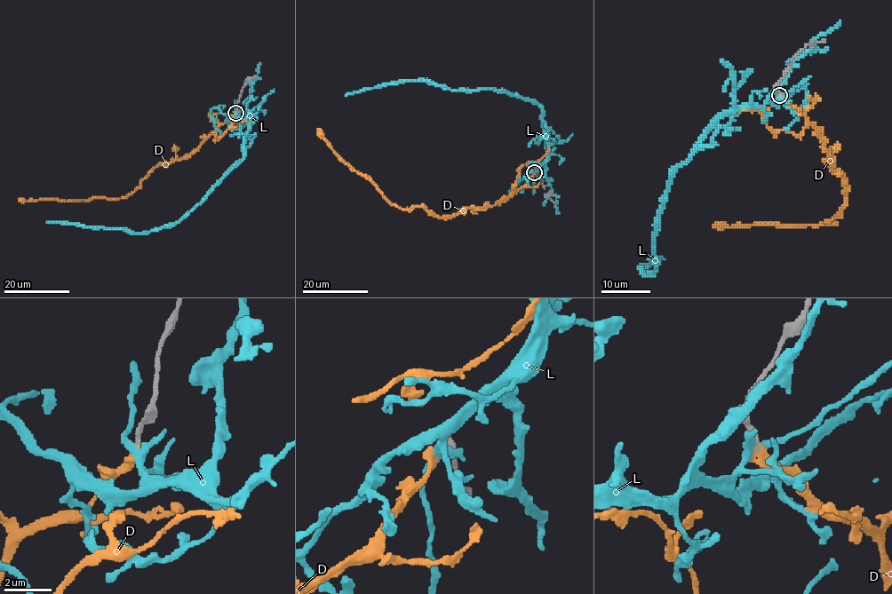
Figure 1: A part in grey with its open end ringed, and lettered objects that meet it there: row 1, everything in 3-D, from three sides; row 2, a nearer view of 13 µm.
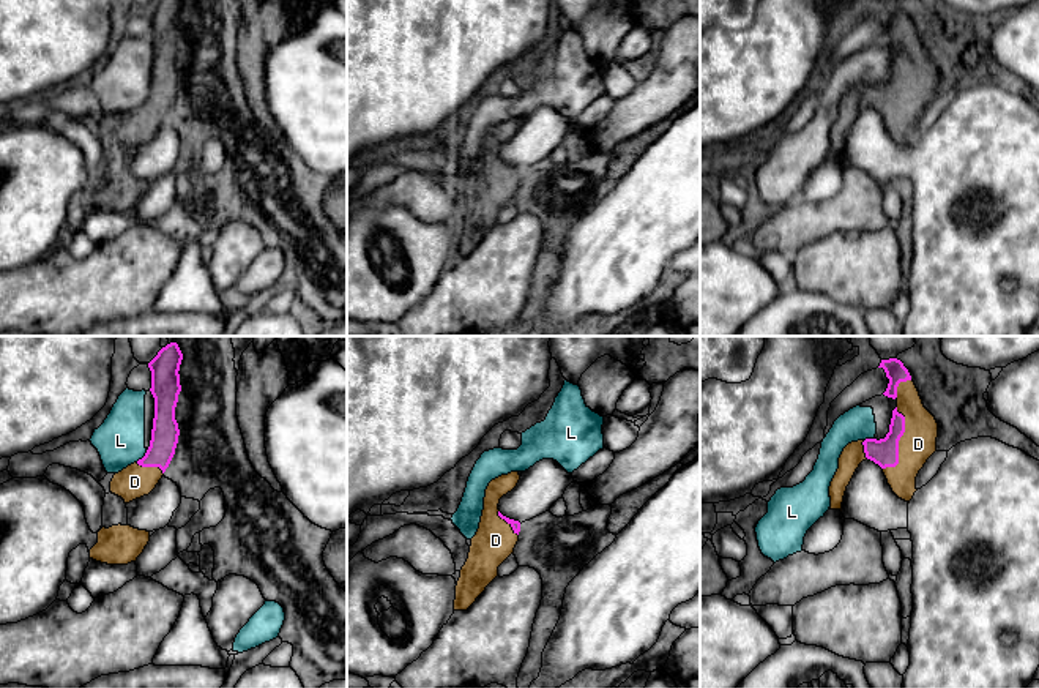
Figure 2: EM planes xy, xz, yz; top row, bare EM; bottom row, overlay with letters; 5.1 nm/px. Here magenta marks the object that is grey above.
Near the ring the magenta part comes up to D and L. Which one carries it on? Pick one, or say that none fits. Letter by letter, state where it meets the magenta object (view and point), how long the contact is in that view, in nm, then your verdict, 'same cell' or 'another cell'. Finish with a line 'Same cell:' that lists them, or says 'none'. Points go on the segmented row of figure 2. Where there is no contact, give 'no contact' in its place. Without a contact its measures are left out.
D: contact yz (897, 442); length 320 nm; same cell
L: contact xy (144, 456); length 90 nm; another cell
Same cell: D

